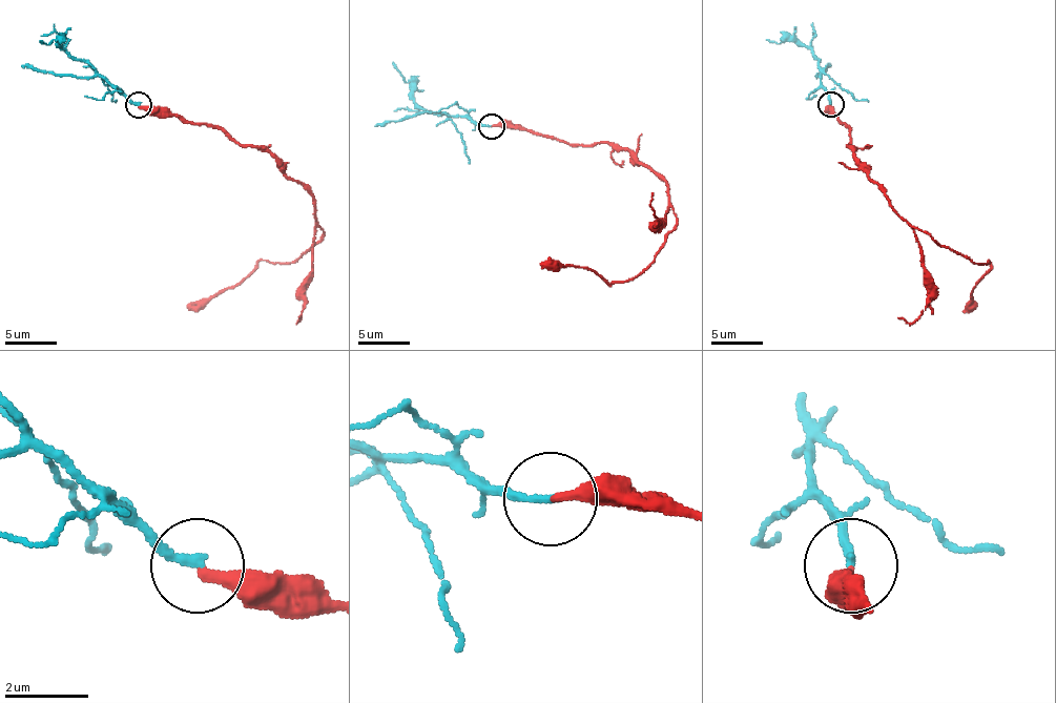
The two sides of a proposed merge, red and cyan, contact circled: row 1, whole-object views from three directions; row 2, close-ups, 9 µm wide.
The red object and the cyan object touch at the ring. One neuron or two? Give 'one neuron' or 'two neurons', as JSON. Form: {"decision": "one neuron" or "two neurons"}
{"decision": "two neurons"}

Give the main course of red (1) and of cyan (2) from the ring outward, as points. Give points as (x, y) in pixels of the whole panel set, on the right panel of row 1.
1: (831, 103), (849, 129), (847, 145), (857, 166), (898, 214), (968, 259), (989, 264), (973, 287), (968, 310)
2: (831, 103), (821, 85), (819, 62), (805, 46), (787, 39), (766, 39)

